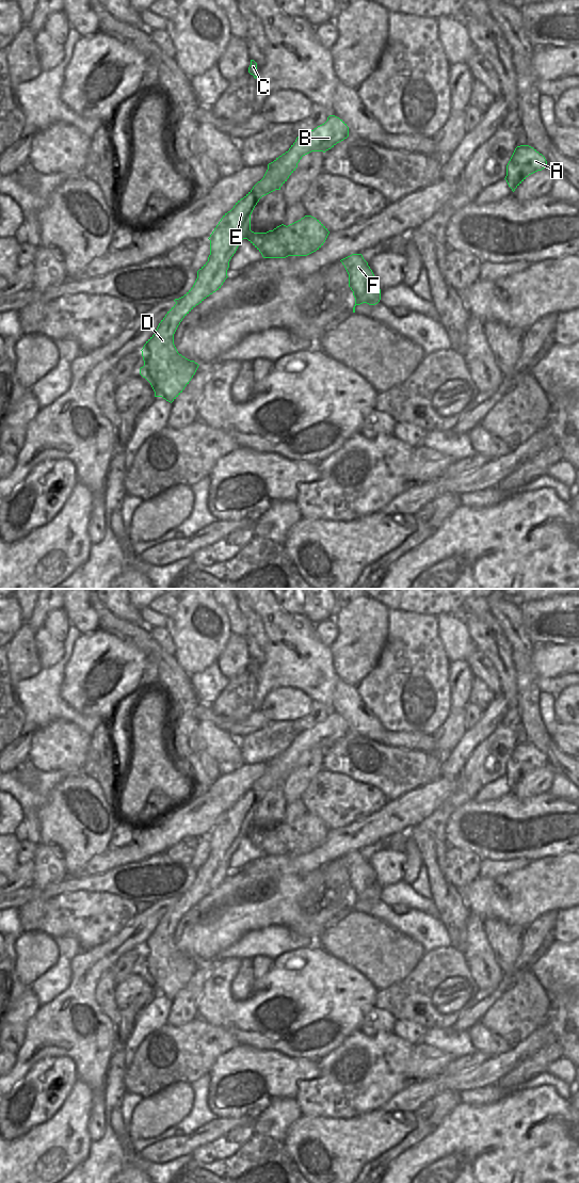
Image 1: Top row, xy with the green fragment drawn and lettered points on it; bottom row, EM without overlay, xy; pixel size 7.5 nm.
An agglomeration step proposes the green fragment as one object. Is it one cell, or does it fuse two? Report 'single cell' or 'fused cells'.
fused cells

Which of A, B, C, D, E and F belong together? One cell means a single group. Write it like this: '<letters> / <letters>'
A B D E / C F

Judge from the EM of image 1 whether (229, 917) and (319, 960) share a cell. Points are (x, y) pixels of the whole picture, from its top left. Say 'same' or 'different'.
different

